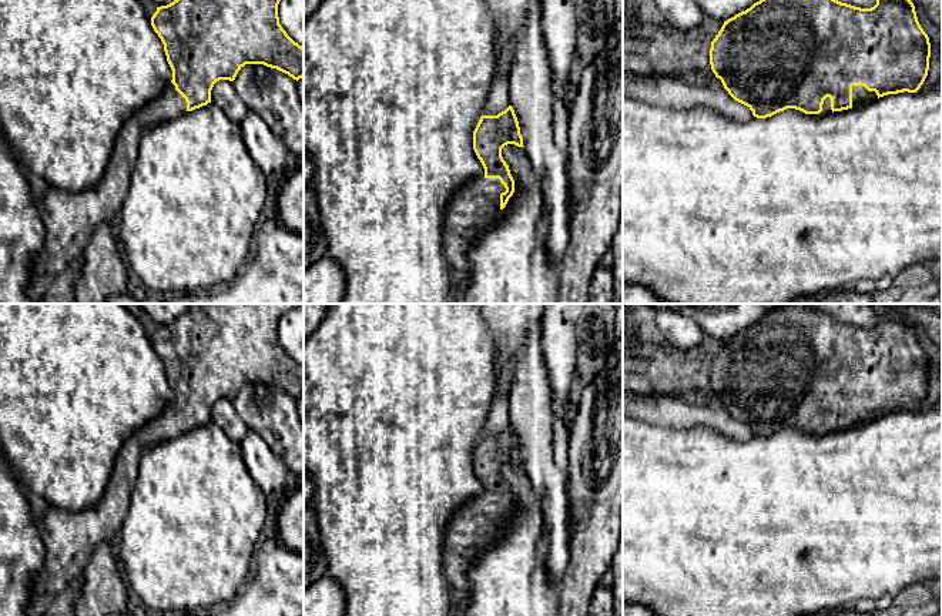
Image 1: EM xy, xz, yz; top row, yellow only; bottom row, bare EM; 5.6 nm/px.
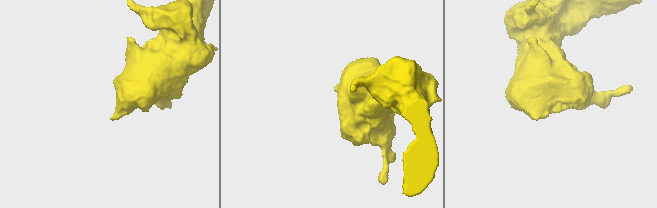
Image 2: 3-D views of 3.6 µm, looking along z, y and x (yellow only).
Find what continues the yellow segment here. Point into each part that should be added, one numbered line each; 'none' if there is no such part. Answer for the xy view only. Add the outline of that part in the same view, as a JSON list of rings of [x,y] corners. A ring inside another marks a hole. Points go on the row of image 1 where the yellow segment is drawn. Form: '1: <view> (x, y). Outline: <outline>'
1: xy (70, 220). Outline: [[[170,83],[157,98],[124,123],[110,163],[94,187],[70,192],[50,185],[37,200],[46,238],[43,248],[33,257],[33,277],[27,287],[33,299],[41,301],[54,278],[80,260],[98,227],[120,221],[143,134],[185,113],[185,98]]]

